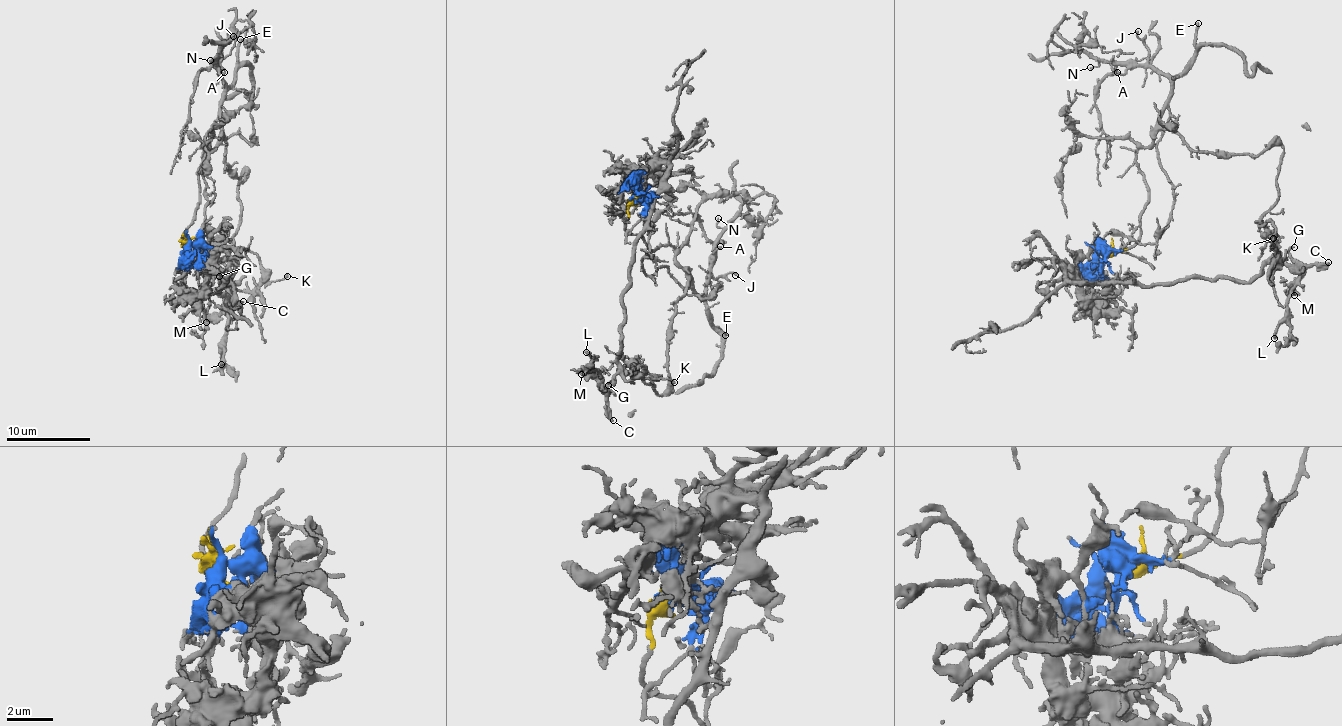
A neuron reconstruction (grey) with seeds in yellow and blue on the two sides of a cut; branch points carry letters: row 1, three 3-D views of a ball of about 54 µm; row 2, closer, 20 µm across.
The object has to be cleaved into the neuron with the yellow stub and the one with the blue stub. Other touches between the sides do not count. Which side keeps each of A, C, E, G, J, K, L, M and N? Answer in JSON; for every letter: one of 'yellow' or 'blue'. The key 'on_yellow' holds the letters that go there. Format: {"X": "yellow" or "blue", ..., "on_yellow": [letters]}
{"A": "yellow", "C": "blue", "E": "yellow", "G": "blue", "J": "yellow", "K": "blue", "L": "blue", "M": "blue", "N": "yellow", "on_yellow": ["A", "E", "J", "N"]}

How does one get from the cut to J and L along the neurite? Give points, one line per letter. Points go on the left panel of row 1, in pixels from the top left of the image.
J: (189, 253), (183, 232), (199, 202), (202, 158), (219, 144), (225, 89), (218, 67), (221, 50), (234, 36)
L: (189, 253), (198, 255), (198, 271), (209, 283), (224, 284), (217, 293), (233, 306), (232, 286), (221, 364)

